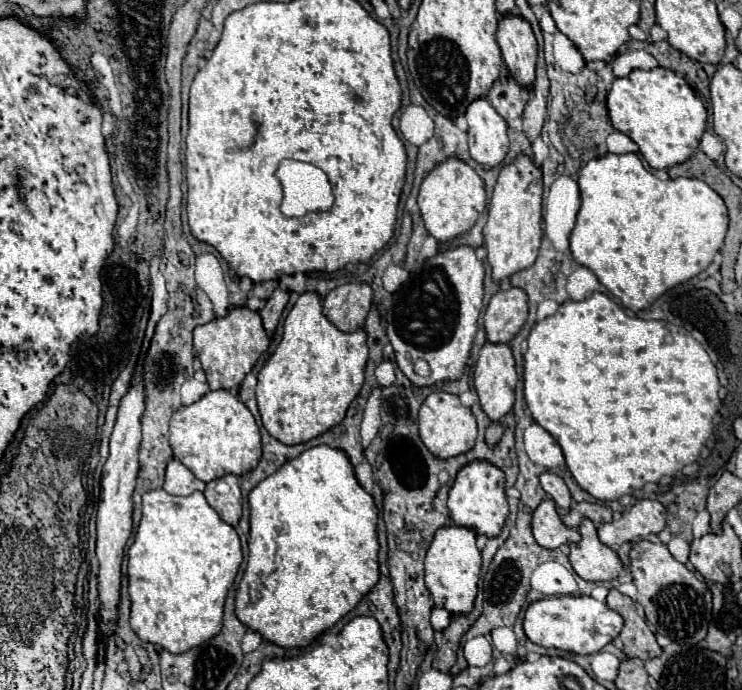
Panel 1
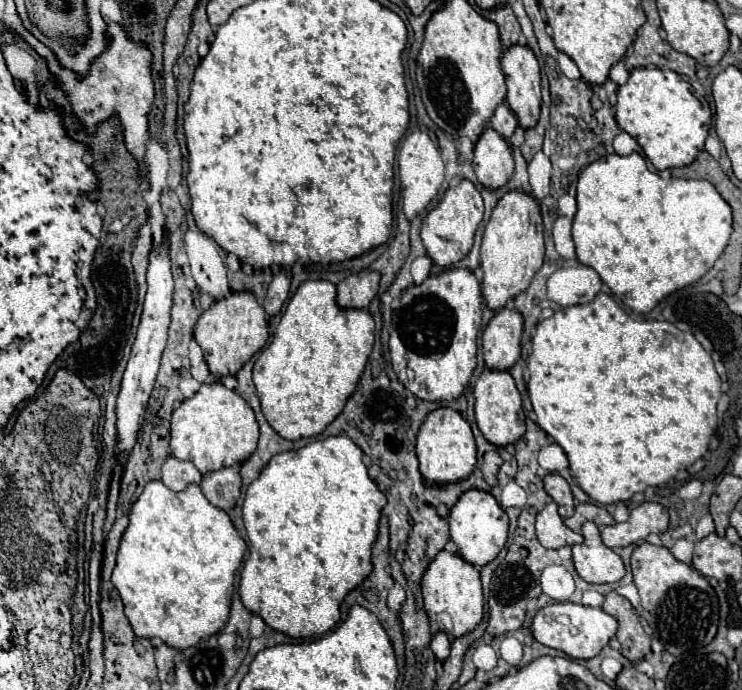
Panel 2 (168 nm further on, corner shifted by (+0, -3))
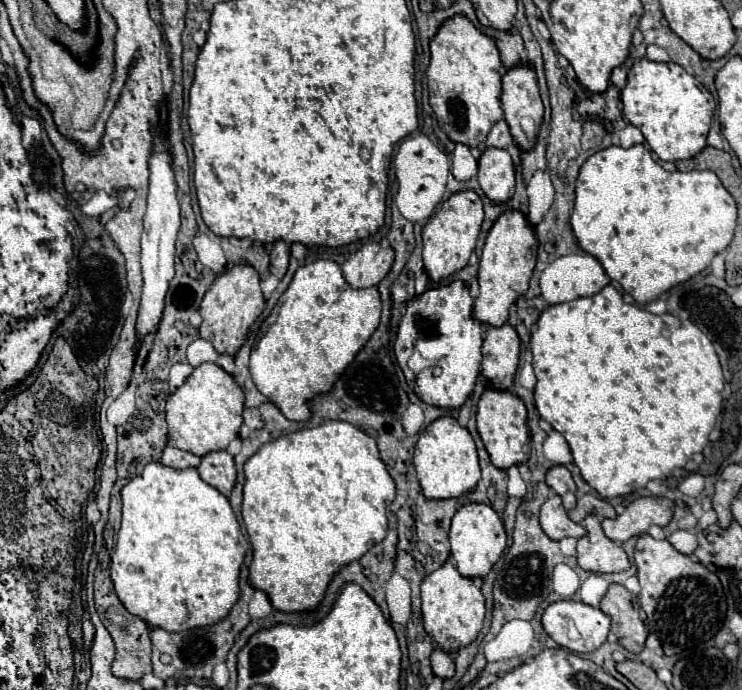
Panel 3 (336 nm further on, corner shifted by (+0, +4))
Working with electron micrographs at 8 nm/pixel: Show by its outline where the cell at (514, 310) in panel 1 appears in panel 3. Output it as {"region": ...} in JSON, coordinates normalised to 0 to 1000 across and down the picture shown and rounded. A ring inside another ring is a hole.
{"region":[[[687,470],[655,475],[650,501],[650,545],[666,565],[687,565],[701,525],[701,490]]]}

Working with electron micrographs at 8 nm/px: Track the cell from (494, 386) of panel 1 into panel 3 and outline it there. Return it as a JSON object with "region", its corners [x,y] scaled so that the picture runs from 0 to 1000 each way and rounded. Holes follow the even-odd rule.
{"region":[[[655,562],[655,568],[647,577],[647,586],[644,586],[642,617],[644,617],[644,629],[652,641],[652,649],[660,658],[660,667],[668,678],[685,681],[690,675],[701,675],[701,672],[712,670],[712,664],[714,664],[714,658],[712,658],[714,655],[714,623],[709,614],[706,583],[698,574],[693,574],[690,568]]]}

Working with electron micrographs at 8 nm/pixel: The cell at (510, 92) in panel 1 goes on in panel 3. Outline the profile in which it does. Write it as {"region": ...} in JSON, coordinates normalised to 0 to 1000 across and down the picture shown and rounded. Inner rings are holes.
{"region":[[[679,174],[671,177],[671,180],[660,188],[660,194],[658,194],[655,206],[652,206],[652,212],[658,212],[658,214],[685,214],[687,209],[690,209],[690,197],[687,197],[685,180],[682,180]]]}

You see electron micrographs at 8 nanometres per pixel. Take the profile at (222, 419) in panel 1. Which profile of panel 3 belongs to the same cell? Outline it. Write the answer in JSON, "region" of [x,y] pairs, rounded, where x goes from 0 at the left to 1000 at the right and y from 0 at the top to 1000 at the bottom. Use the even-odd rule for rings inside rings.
{"region":[[[275,525],[261,533],[251,554],[224,583],[226,641],[264,661],[275,661],[286,652],[305,652],[310,638],[315,638],[323,626],[326,597],[329,568],[315,554],[315,548],[296,536],[294,528]]]}

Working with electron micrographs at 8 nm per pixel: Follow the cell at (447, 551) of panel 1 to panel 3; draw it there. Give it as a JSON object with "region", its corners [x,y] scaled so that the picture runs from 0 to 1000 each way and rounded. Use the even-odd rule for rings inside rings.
{"region":[[[601,814],[596,823],[571,838],[566,858],[569,858],[571,913],[588,930],[590,942],[612,948],[623,936],[631,936],[642,928],[644,916],[650,913],[655,884],[652,884],[652,864],[633,838],[620,835],[620,829],[606,814]]]}

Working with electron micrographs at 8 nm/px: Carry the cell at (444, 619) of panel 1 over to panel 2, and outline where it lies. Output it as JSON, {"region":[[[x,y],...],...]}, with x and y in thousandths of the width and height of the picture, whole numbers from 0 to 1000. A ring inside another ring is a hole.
{"region":[[[588,914],[585,923],[582,923],[582,929],[580,929],[580,938],[582,938],[585,949],[588,949],[593,958],[598,958],[598,955],[604,952],[604,946],[606,946],[606,923],[604,923],[601,917]]]}

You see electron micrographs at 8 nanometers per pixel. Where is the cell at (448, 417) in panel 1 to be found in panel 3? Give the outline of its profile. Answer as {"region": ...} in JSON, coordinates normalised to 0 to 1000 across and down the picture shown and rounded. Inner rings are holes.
{"region":[[[598,603],[585,609],[563,635],[558,652],[558,675],[574,725],[604,725],[617,722],[647,699],[647,675],[639,638],[628,620],[623,620],[612,606]]]}

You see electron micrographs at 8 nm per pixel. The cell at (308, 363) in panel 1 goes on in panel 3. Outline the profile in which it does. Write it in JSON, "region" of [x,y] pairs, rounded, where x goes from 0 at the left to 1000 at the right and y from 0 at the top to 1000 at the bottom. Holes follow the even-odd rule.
{"region":[[[426,377],[420,383],[410,383],[399,391],[391,414],[375,432],[369,449],[358,464],[358,481],[340,504],[337,513],[337,542],[345,562],[364,577],[388,609],[415,609],[415,577],[431,568],[442,568],[464,533],[477,522],[482,507],[501,487],[507,472],[512,470],[512,423],[507,414],[499,417],[474,417],[461,400],[461,391],[447,377]]]}

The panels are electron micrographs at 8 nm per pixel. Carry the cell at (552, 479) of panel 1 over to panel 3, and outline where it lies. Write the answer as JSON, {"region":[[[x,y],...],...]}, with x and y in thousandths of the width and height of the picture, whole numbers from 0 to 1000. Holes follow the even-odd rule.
{"region":[[[760,675],[741,678],[739,687],[736,687],[736,701],[749,716],[755,716],[763,739],[771,739],[776,733],[776,701],[774,701],[771,687],[765,684],[765,678],[760,678]]]}

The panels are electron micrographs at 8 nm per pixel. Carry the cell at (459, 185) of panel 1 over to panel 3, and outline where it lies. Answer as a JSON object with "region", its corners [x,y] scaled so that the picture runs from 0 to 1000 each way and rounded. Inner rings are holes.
{"region":[[[625,275],[609,281],[596,296],[596,301],[577,319],[577,325],[569,333],[569,351],[571,351],[569,377],[571,377],[571,391],[582,409],[593,409],[596,403],[609,400],[612,394],[623,391],[631,383],[631,374],[644,351],[650,316],[652,307],[647,284],[636,275]]]}

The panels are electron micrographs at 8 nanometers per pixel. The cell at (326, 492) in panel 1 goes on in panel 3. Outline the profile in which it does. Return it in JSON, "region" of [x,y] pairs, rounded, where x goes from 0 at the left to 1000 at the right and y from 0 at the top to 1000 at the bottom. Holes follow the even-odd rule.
{"region":[[[437,609],[429,620],[410,620],[394,629],[383,629],[367,641],[353,643],[353,649],[332,667],[329,672],[329,725],[326,725],[326,754],[337,780],[337,788],[342,794],[342,812],[337,817],[337,846],[342,852],[356,855],[364,864],[364,872],[372,884],[380,887],[404,887],[404,884],[423,884],[429,878],[429,872],[437,867],[439,849],[447,841],[447,835],[466,820],[469,814],[488,809],[507,786],[518,783],[518,774],[523,768],[523,757],[520,757],[520,733],[531,725],[534,719],[534,701],[528,696],[528,690],[520,681],[520,672],[512,664],[507,638],[501,632],[496,632],[493,626],[488,626],[485,620],[480,620],[472,612],[464,609]]]}

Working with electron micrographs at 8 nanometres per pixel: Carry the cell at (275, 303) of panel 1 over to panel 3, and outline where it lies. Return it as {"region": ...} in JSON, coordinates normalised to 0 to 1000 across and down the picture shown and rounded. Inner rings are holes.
{"region":[[[372,348],[364,359],[364,394],[380,403],[388,388],[388,374],[391,374],[391,354],[383,348]]]}

